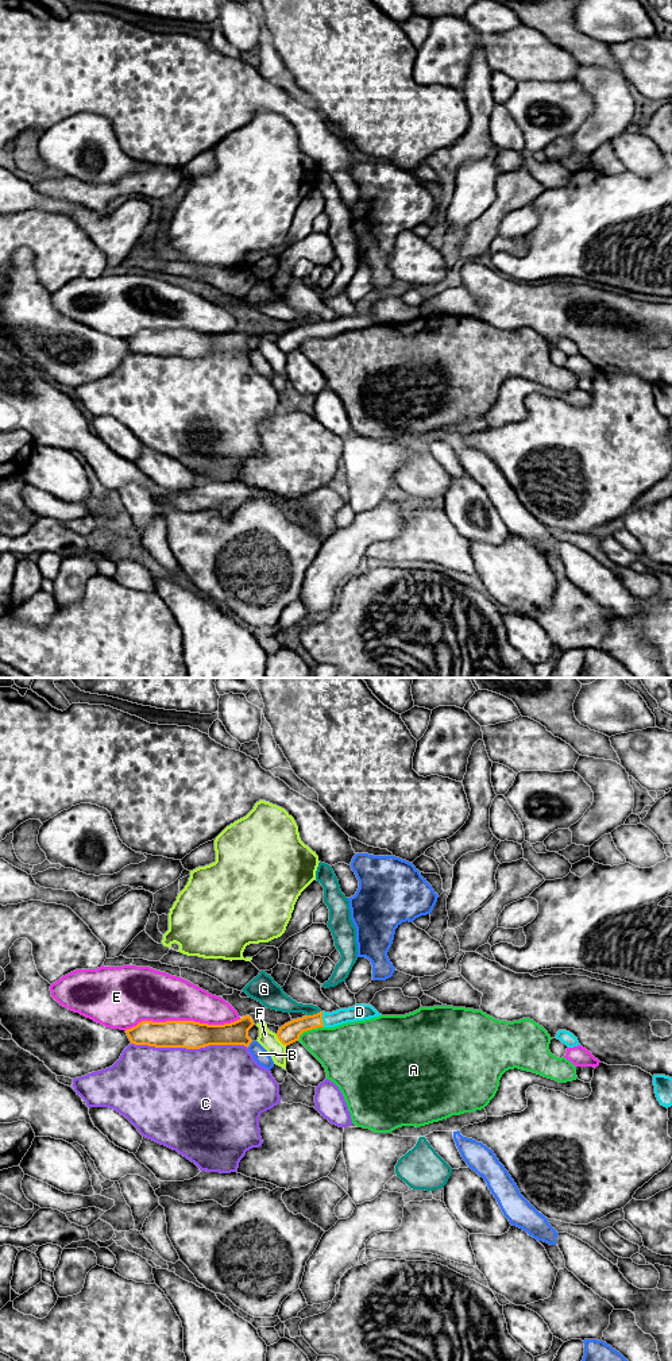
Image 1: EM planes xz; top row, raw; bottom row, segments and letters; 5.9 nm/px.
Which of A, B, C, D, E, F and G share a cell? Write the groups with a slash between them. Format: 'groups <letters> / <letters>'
groups A / B / C / D / E / F / G

